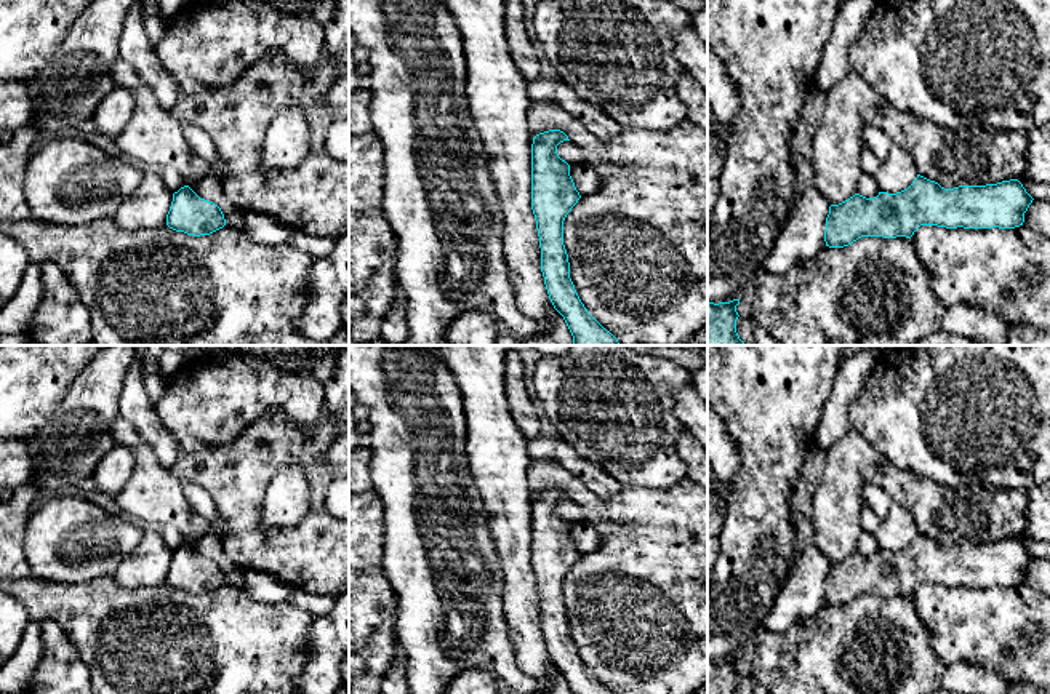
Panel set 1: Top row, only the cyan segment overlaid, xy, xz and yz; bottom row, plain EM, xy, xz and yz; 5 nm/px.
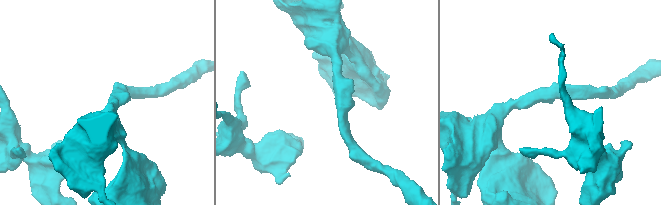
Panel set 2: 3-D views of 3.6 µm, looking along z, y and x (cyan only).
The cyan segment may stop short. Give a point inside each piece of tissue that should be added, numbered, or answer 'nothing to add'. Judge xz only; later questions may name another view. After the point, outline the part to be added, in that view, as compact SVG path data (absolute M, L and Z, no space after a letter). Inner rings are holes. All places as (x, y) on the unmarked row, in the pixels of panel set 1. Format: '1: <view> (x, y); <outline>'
nothing to add

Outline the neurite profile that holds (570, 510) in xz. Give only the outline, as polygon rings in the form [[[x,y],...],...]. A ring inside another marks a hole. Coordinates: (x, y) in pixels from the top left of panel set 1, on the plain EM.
[[[563,499],[557,504],[557,512],[568,523],[587,521],[584,510],[571,499]]]

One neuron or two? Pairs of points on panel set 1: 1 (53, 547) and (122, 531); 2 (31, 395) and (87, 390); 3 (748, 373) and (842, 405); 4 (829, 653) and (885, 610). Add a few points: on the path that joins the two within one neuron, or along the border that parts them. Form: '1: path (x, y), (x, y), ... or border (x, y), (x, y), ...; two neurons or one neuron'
1: path (71, 541), (104, 539); one neuron
2: border (90, 363), (76, 378), (45, 424); two neurons
3: border (839, 365), (815, 435); two neurons
4: path (844, 638), (865, 613), (871, 613); one neuron

